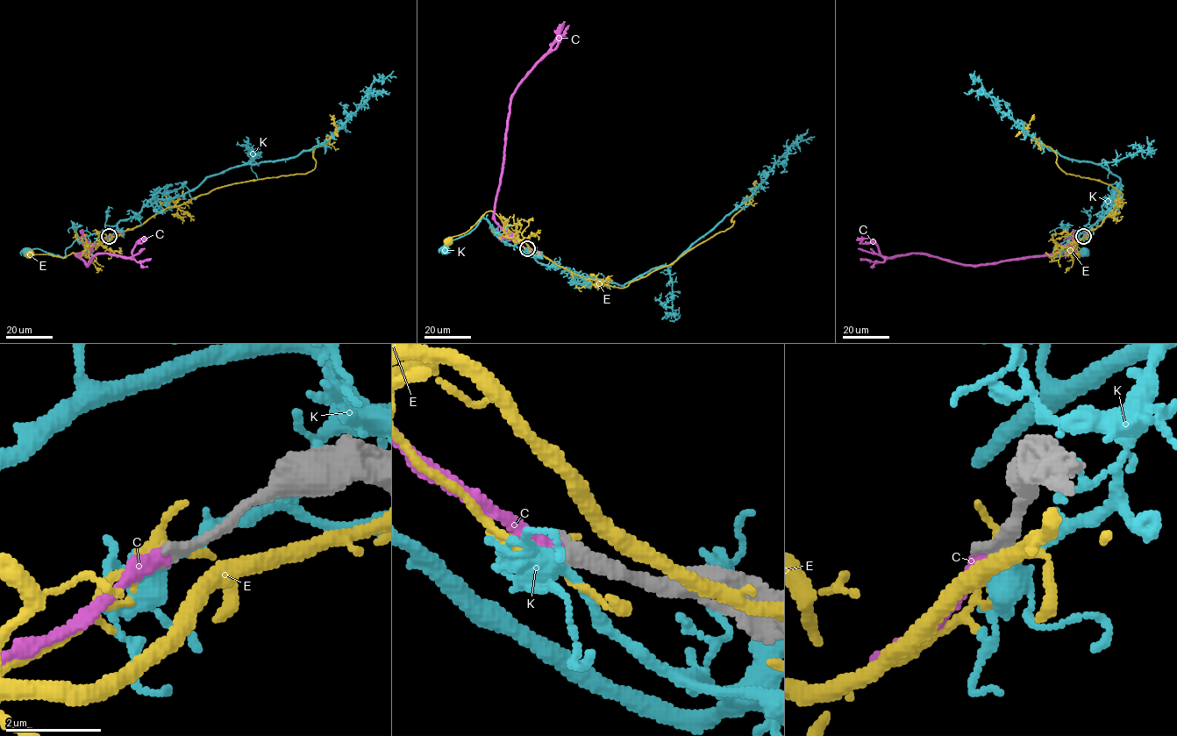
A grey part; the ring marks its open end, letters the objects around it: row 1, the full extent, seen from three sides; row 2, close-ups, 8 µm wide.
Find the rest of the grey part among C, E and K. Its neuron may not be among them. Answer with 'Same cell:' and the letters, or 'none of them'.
Same cell: C

